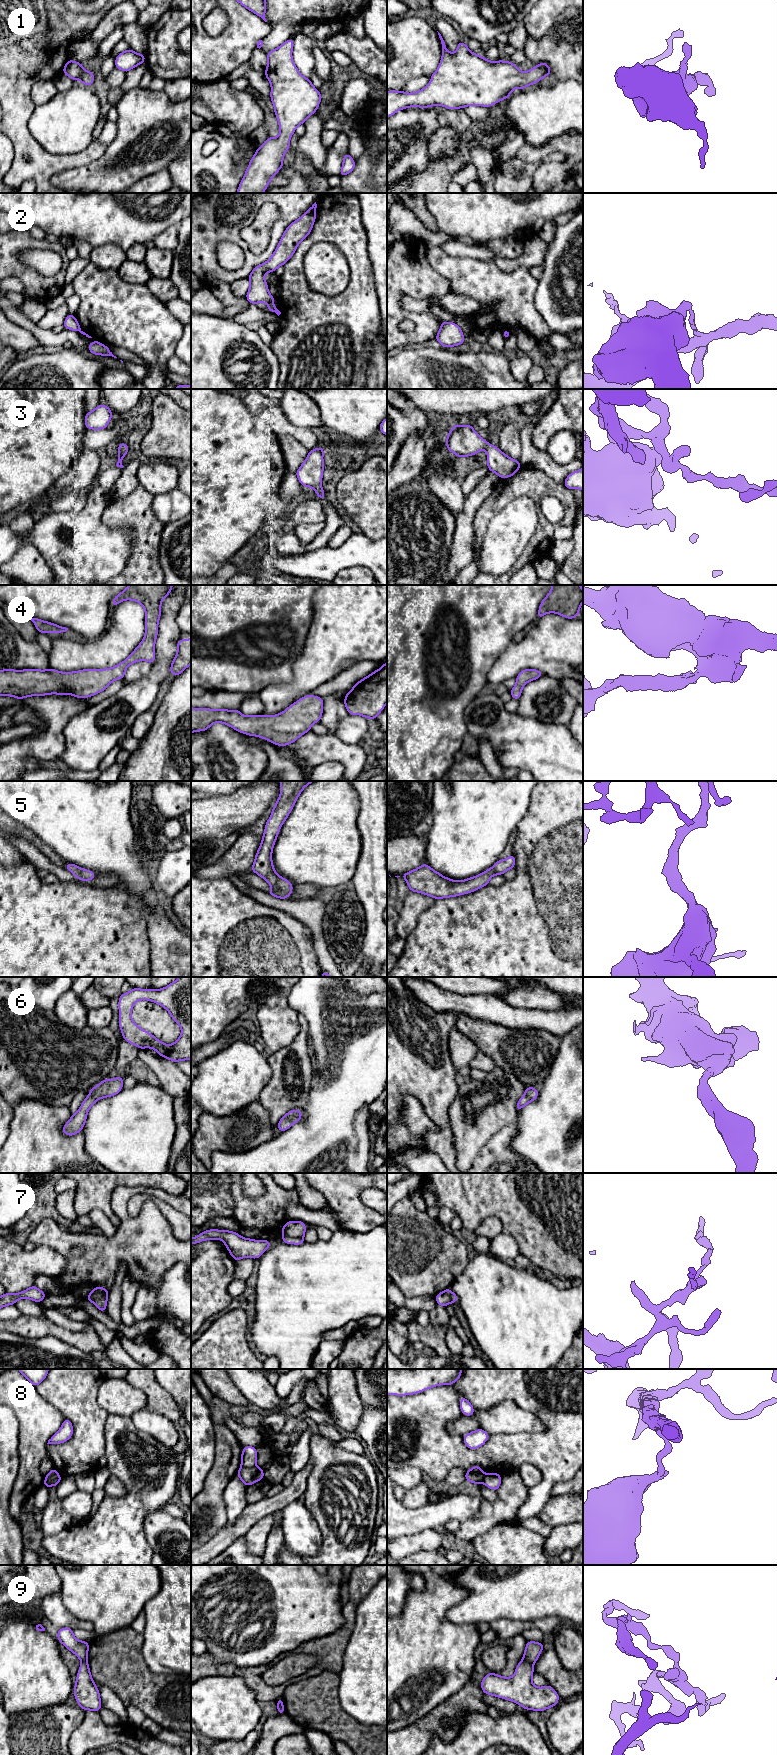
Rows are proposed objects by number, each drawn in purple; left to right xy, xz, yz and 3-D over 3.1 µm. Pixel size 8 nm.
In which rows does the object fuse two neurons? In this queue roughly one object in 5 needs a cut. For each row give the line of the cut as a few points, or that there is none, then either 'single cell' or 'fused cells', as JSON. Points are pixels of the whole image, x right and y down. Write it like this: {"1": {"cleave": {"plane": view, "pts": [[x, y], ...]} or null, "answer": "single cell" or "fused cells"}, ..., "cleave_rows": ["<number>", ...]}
{"1": {"cleave": null, "answer": "single cell"}, "2": {"cleave": {"plane": "xz", "pts": [[276, 307], [273, 311]]}, "answer": "fused cells"}, "3": {"cleave": null, "answer": "single cell"}, "4": {"cleave": null, "answer": "single cell"}, "5": {"cleave": null, "answer": "single cell"}, "6": {"cleave": null, "answer": "single cell"}, "7": {"cleave": {"plane": "xz", "pts": [[282, 1234], [288, 1237], [302, 1237]]}, "answer": "fused cells"}, "8": {"cleave": {"plane": "xz", "pts": [[255, 1464], [249, 1467], [241, 1467]]}, "answer": "fused cells"}, "9": {"cleave": {"plane": "yz", "pts": [[523, 1659], [532, 1665]]}, "answer": "fused cells"}, "cleave_rows": ["2", "7", "8", "9"]}

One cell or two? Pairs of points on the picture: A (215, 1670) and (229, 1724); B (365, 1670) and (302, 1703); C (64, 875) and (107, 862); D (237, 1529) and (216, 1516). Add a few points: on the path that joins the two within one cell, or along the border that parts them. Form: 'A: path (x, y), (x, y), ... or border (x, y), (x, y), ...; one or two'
A: border (241, 1676), (204, 1676), (201, 1678); two
B: border (338, 1674), (338, 1698), (342, 1707); two
C: border (96, 874), (114, 874), (119, 880); two
D: border (228, 1522), (210, 1538); two

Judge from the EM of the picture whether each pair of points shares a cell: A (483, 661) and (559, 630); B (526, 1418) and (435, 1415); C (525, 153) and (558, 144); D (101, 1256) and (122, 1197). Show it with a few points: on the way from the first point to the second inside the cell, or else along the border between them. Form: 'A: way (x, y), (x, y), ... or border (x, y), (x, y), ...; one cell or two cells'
A: border (512, 640), (496, 660), (488, 674); two cells
B: border (462, 1414), (446, 1426), (451, 1433), (461, 1437); two cells
C: way (533, 153), (542, 152), (550, 147); one cell
D: way (116, 1241), (123, 1234), (122, 1212); one cell

